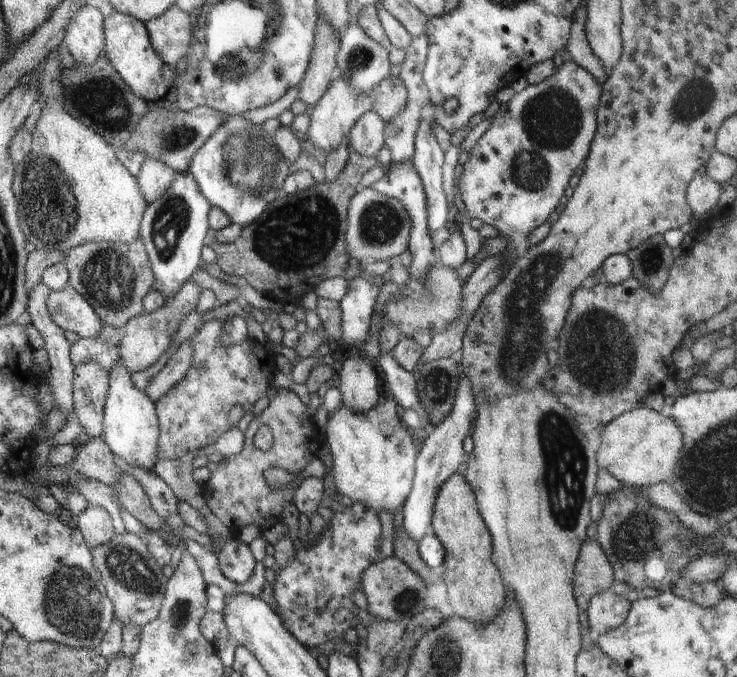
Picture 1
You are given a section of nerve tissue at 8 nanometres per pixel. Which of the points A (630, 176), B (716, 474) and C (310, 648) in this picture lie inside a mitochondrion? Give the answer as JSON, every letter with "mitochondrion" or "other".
{"A":"other","B":"mitochondrion","C":"other"}

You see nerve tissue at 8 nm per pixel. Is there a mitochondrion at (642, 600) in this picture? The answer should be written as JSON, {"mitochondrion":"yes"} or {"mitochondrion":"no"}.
{"mitochondrion":"no"}

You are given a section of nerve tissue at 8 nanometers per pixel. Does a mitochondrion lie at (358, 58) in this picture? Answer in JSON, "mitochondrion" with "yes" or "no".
{"mitochondrion":"yes"}

